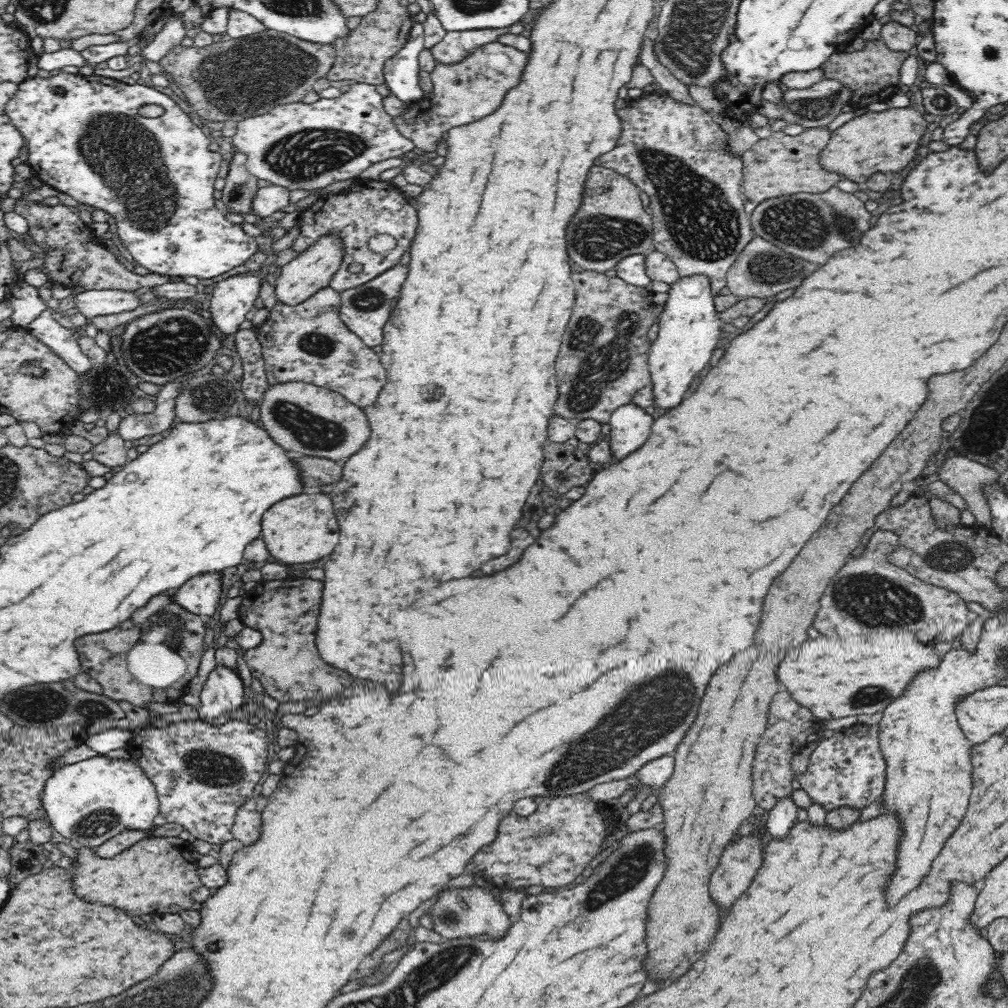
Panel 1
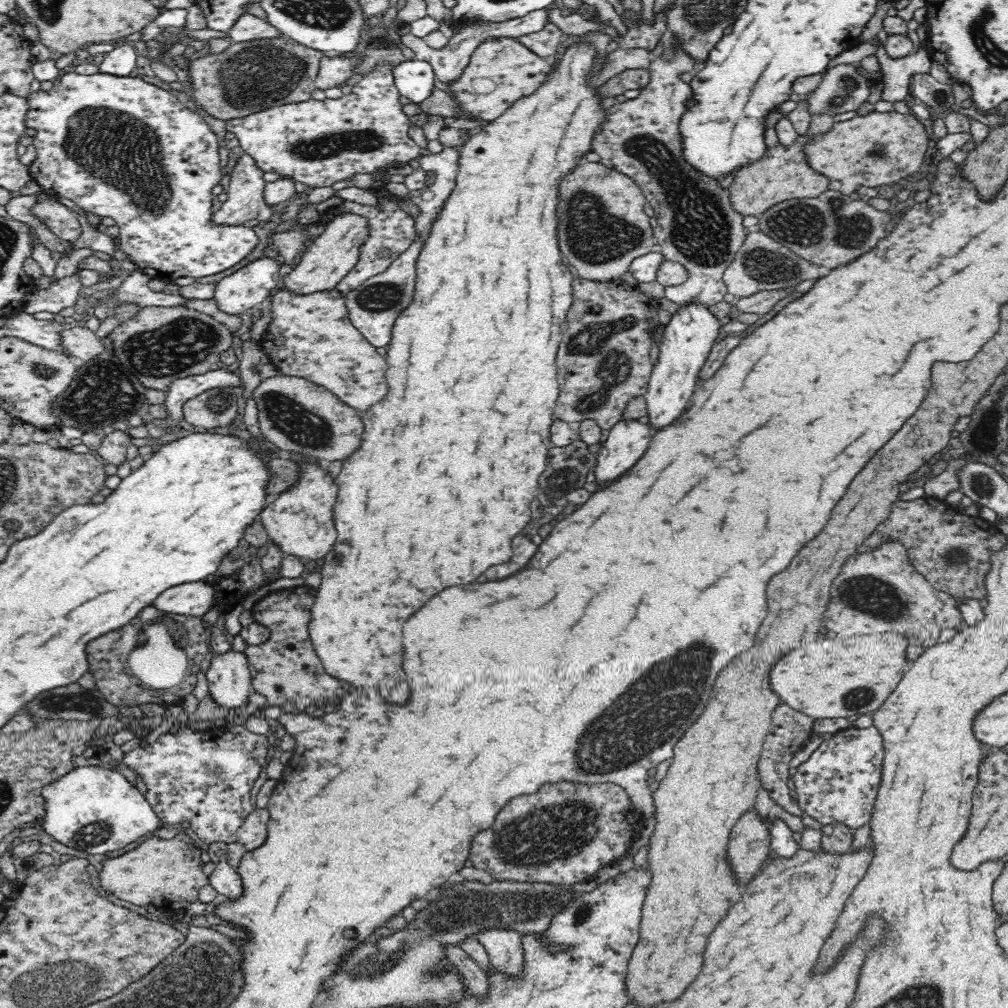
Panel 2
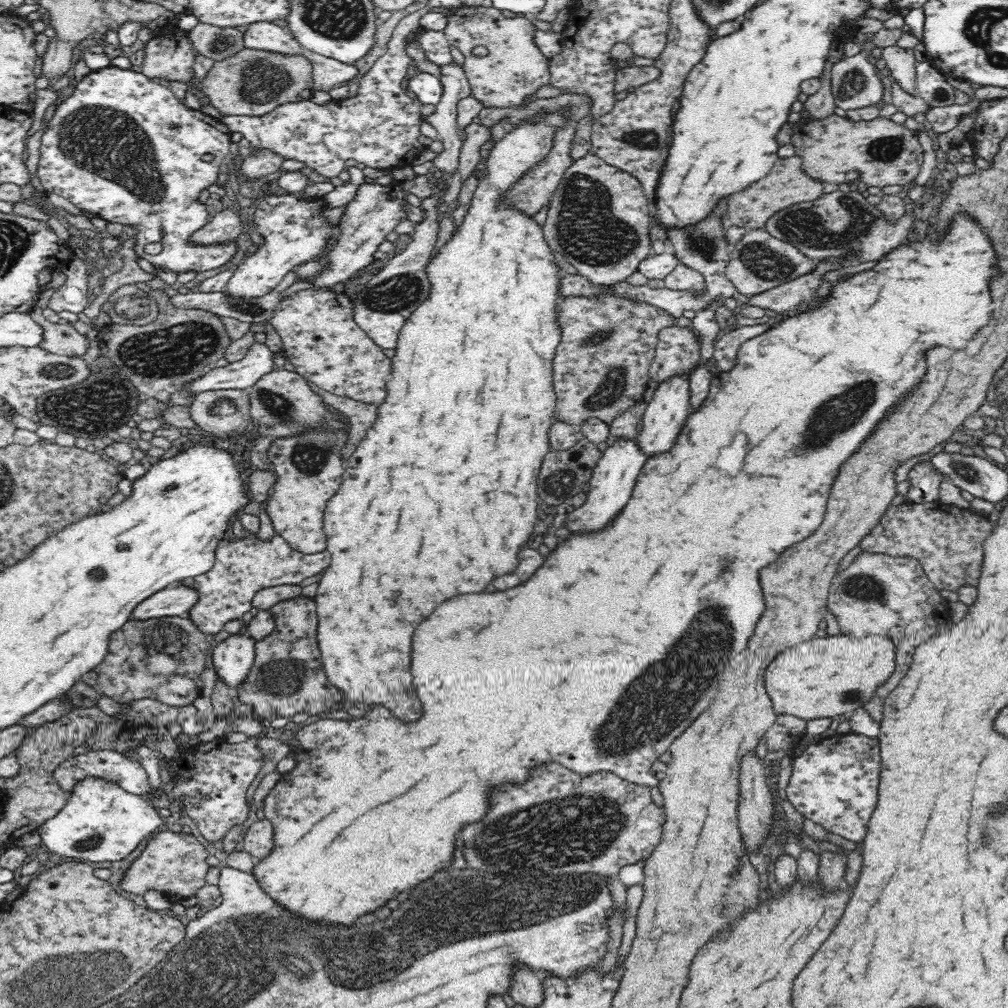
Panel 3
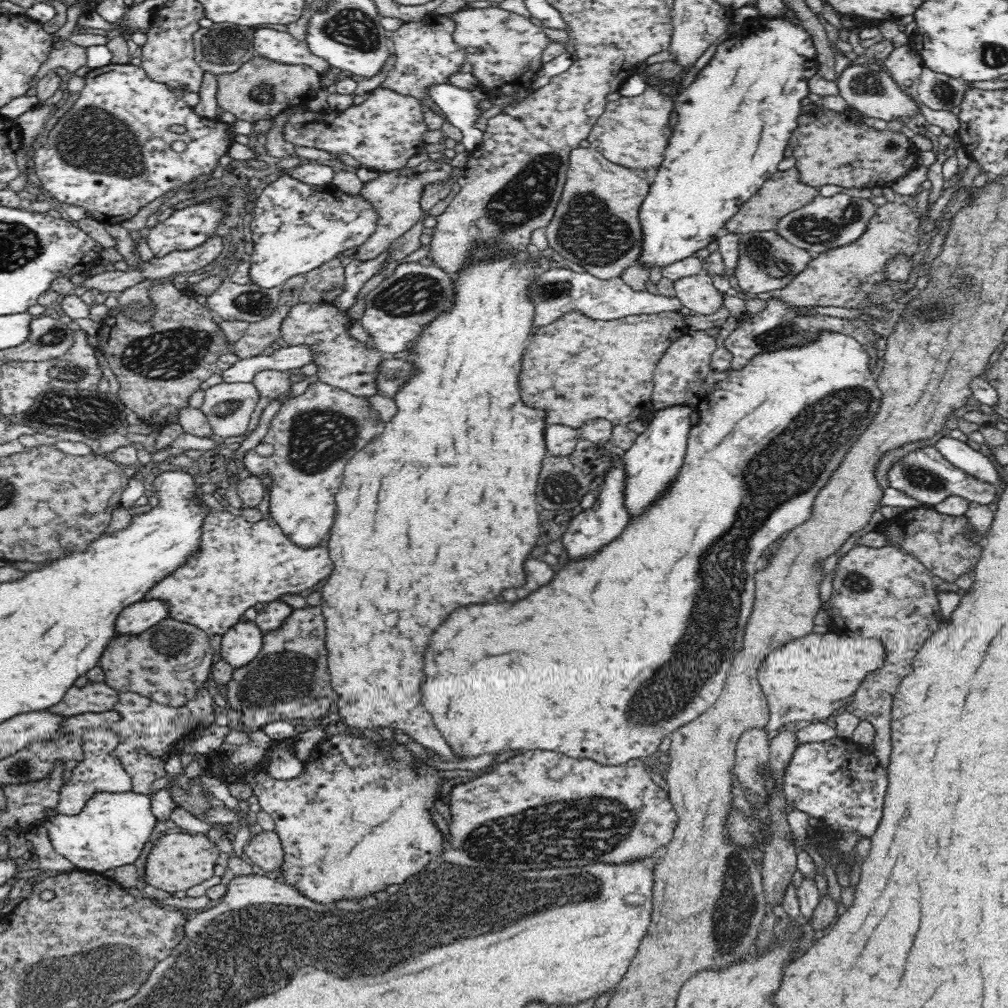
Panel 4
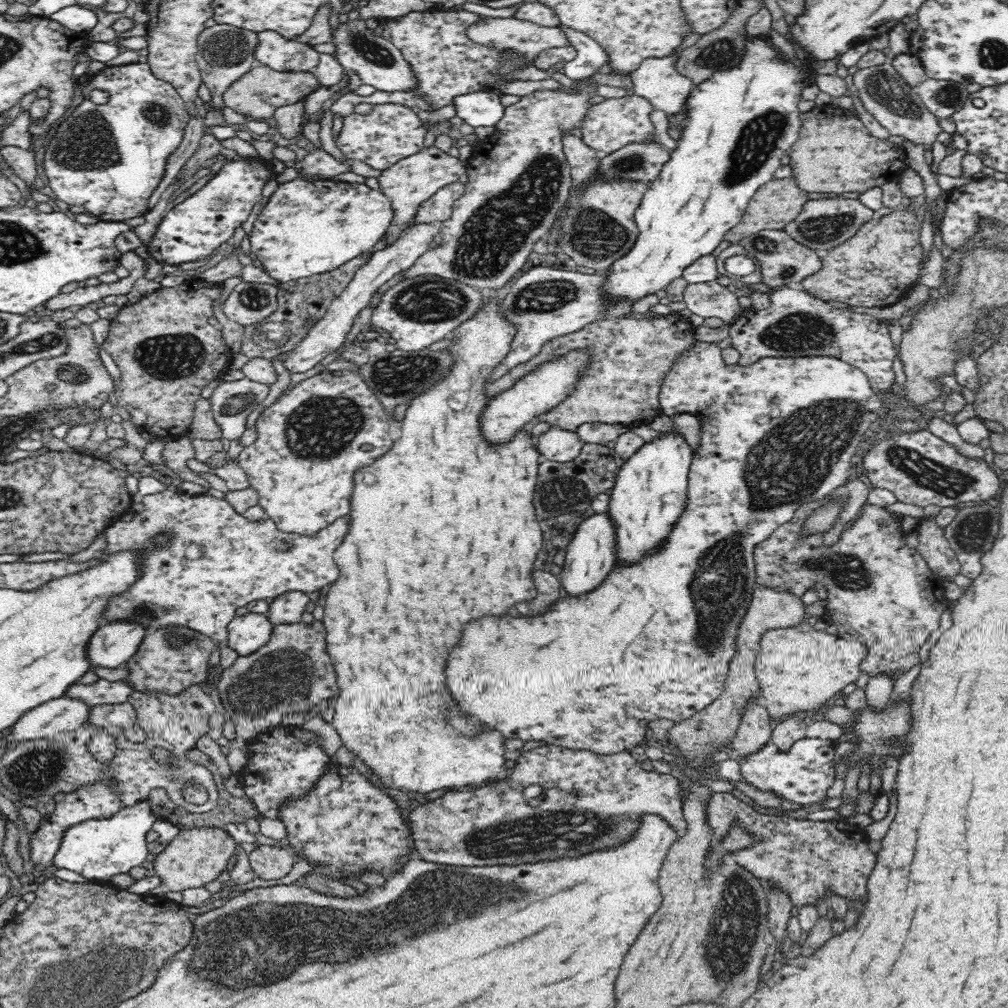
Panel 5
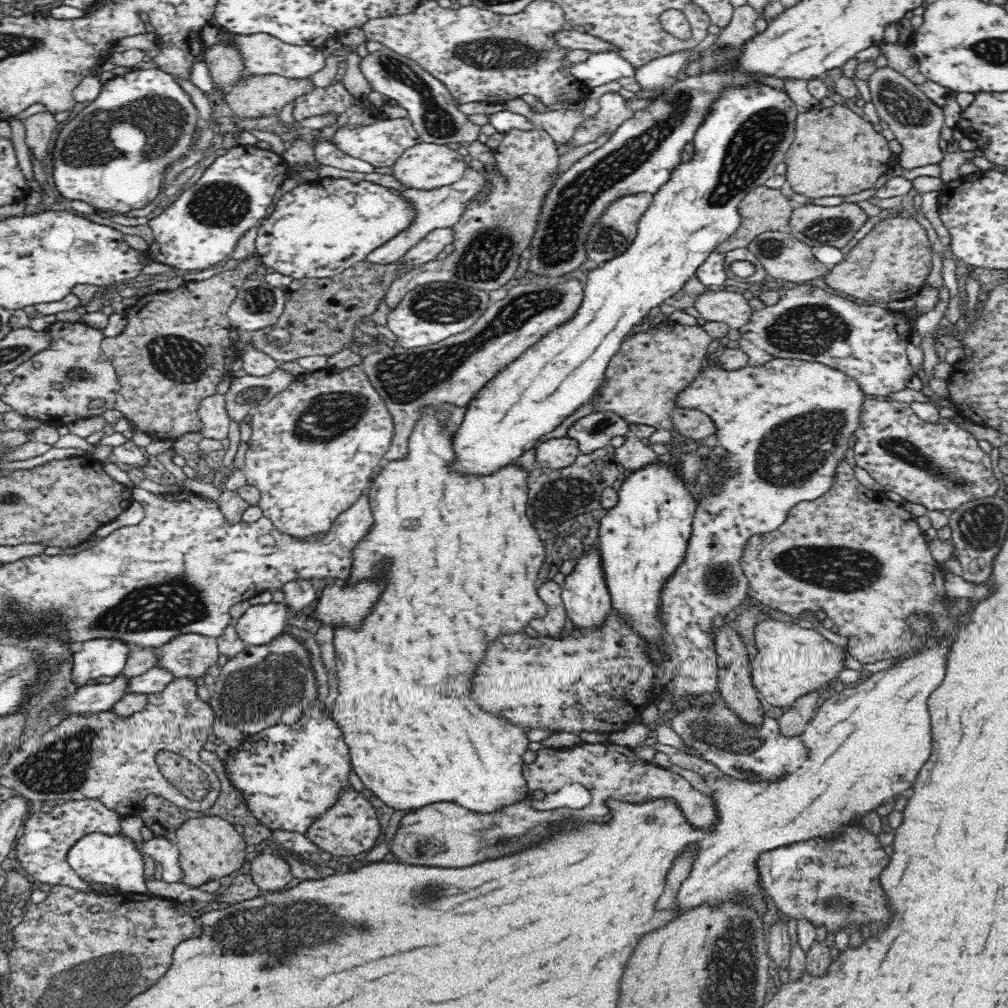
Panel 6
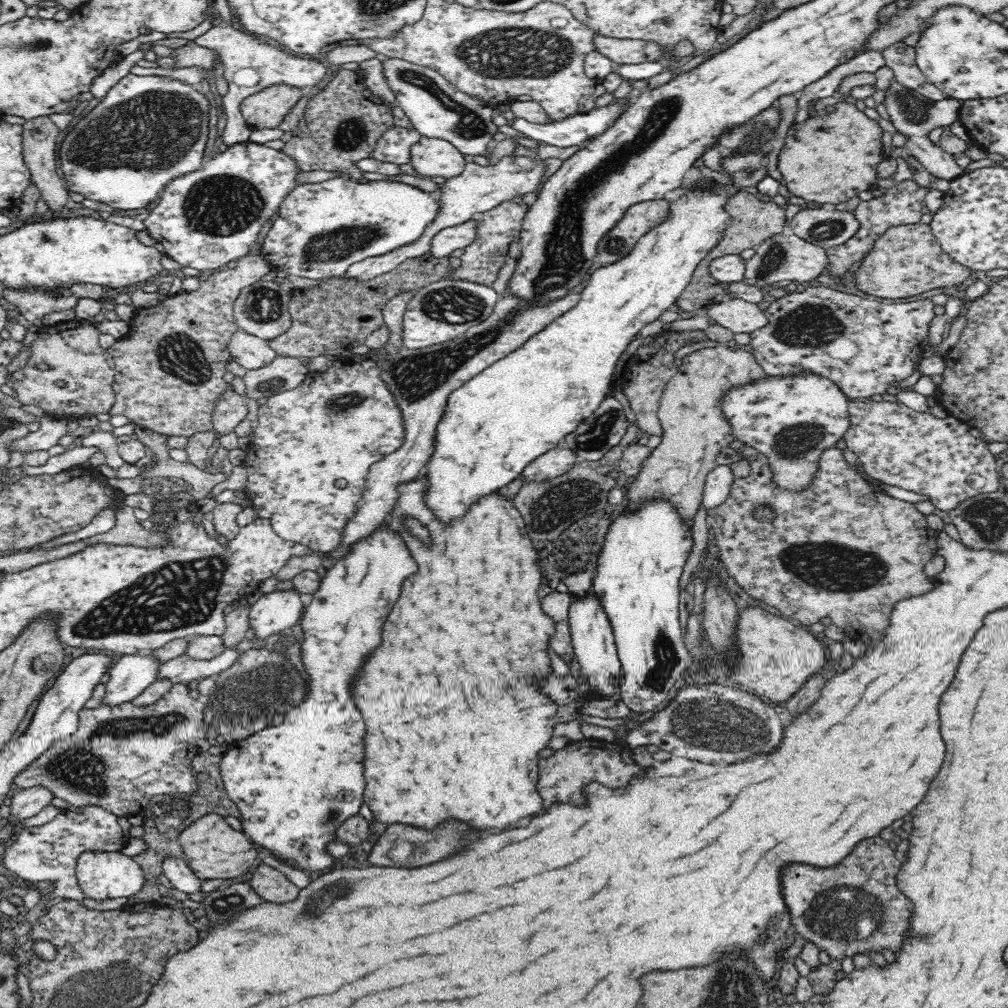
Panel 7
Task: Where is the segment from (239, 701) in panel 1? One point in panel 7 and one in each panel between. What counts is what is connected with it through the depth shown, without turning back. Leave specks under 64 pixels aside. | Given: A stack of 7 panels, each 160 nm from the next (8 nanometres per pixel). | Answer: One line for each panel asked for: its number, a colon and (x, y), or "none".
2: (228, 677)
3: (232, 659)
4: (240, 644)
5: (246, 634)
6: (260, 624)
7: (274, 612)

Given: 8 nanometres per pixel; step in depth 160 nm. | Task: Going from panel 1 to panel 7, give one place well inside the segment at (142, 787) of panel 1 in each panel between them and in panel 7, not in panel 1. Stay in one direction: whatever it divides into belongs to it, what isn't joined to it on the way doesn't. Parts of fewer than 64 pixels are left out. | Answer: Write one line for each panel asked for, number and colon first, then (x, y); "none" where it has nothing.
2: (94, 809)
3: (101, 822)
4: (111, 830)
5: (99, 848)
6: (115, 860)
7: (101, 874)

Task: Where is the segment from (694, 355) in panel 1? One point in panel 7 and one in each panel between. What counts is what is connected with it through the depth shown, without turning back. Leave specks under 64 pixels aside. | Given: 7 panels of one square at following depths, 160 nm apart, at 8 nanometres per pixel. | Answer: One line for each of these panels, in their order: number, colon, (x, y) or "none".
2: (689, 337)
3: (664, 415)
4: (654, 459)
5: (649, 493)
6: (642, 539)
7: (645, 548)

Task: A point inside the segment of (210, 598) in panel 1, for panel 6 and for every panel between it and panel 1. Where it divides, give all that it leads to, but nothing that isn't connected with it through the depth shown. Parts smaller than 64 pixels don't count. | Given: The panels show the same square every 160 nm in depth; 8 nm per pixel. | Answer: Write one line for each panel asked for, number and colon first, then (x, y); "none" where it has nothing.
2: (196, 598)
3: (178, 600)
4: (135, 619)
5: (114, 642)
6: (100, 656)

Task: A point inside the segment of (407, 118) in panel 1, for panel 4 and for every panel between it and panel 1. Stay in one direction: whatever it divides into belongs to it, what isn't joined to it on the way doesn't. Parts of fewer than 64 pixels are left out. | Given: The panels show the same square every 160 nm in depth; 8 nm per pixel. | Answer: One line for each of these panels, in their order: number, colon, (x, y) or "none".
2: (501, 70)
3: (514, 68)
4: (512, 46)

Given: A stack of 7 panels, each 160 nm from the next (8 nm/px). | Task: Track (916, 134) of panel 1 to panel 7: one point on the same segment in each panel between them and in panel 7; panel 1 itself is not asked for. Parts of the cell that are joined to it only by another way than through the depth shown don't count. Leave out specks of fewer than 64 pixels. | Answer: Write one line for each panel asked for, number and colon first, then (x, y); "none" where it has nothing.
2: (878, 148)
3: (882, 152)
4: (830, 149)
5: (835, 153)
6: (836, 152)
7: (829, 158)

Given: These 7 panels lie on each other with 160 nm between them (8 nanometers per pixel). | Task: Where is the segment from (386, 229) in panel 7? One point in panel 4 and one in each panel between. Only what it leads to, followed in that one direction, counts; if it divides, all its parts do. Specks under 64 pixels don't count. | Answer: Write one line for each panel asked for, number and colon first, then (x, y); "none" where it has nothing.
4: (296, 227)
5: (306, 227)
6: (316, 230)

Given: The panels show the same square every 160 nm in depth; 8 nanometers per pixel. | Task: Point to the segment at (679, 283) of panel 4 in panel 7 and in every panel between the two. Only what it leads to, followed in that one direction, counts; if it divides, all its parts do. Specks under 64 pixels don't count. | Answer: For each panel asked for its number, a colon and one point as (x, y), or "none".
5: (712, 299)
6: (727, 306)
7: (739, 316)

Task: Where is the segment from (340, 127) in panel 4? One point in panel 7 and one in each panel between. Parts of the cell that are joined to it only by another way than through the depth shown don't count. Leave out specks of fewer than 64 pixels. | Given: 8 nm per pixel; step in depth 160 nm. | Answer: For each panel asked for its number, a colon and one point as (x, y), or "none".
5: (390, 132)
6: (380, 143)
7: (393, 146)

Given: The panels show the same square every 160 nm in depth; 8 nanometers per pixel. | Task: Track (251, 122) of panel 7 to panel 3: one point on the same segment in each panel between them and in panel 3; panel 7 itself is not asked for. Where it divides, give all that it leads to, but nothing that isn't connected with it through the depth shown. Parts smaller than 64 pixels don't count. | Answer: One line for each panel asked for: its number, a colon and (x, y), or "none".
3: (252, 82)
4: (261, 88)
5: (257, 94)
6: (258, 95)

